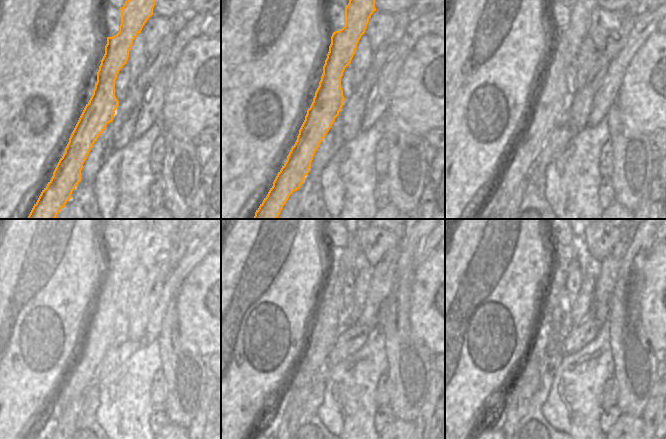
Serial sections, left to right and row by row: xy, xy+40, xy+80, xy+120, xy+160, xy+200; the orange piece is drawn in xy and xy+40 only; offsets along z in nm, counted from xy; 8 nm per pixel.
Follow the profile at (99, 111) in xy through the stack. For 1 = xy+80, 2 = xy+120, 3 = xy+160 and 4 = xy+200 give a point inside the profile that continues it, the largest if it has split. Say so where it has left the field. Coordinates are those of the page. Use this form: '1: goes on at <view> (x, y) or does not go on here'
1: goes on at xy+80 (551, 100)
2: goes on at xy+120 (104, 323)
3: goes on at xy+160 (328, 322)
4: goes on at xy+200 (556, 313)

